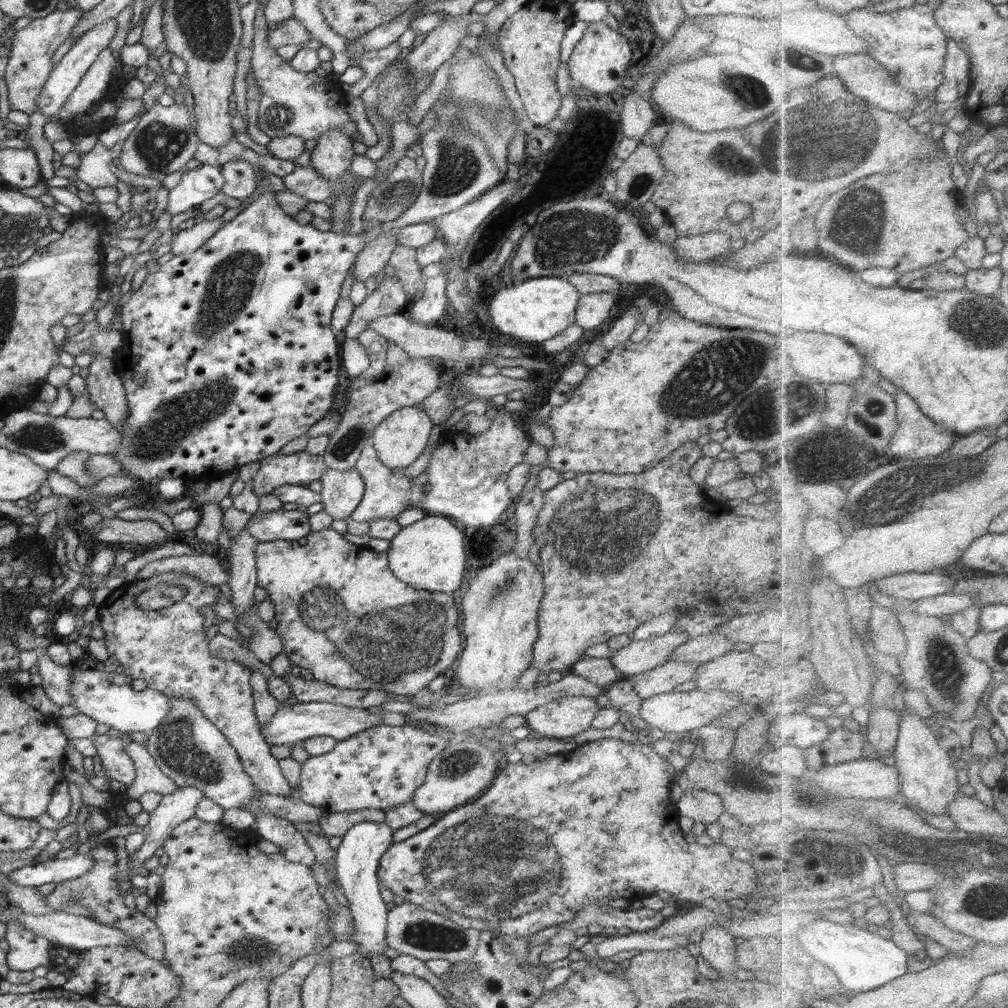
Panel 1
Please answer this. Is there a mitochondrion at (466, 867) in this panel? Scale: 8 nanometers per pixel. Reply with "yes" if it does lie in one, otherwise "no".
yes

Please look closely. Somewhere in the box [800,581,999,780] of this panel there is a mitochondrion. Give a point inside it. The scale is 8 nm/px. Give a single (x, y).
(944, 653)

